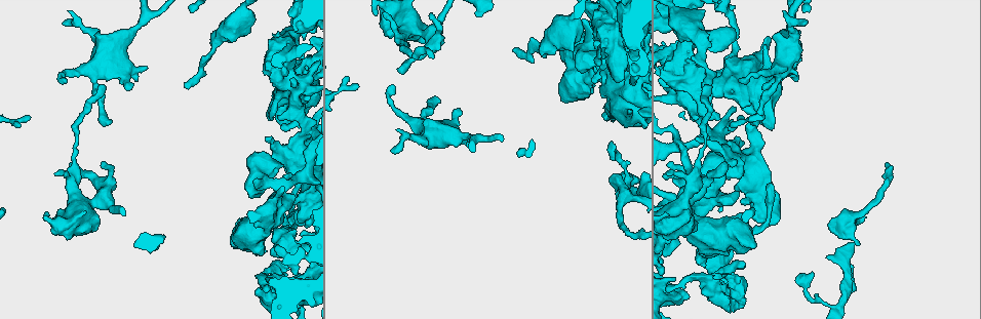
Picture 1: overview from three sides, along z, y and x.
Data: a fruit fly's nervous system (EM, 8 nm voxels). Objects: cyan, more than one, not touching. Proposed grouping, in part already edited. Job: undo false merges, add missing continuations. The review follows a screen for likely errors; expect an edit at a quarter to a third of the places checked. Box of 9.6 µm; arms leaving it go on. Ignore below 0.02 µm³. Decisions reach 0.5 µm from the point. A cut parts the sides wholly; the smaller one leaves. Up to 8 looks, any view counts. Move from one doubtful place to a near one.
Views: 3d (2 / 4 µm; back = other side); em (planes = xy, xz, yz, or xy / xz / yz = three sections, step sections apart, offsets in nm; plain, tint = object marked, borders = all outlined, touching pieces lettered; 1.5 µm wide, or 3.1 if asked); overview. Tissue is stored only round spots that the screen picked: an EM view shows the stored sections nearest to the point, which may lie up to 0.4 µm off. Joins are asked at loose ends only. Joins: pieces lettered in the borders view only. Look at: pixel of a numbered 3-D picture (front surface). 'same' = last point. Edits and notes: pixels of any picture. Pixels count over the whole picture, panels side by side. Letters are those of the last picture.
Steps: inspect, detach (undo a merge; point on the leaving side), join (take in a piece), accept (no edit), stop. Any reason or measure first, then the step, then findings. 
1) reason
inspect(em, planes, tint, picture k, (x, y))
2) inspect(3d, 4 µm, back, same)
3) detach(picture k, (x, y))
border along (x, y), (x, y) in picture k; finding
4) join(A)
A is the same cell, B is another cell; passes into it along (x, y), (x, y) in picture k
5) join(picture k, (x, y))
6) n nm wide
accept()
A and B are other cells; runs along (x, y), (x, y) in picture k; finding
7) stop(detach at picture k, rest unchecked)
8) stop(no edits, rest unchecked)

four-way junction
inspect(3d, 4 µm, picture 1, (705, 283))

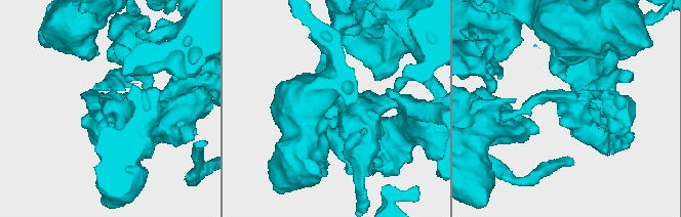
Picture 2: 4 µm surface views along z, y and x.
4 arms
inspect(em, planes, borders, picture 2, (334, 112))

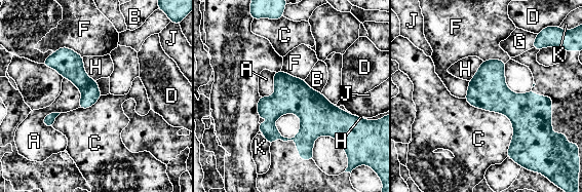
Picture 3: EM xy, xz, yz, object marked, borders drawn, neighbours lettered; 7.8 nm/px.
C touches over 550 nm
accept()
A, B, C, D, F, G, H, J and K are other cells; border along (275, 72), (274, 92), (261, 97) in picture 3; all the same neuron

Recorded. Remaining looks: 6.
branch stops here
inspect(3d, 4 µm, back, picture 1, (763, 44))

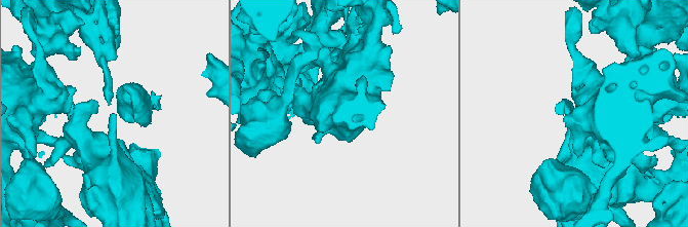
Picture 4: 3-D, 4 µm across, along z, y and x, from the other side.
need the tissue
inspect(em, planes, borders, picture 4, (116, 115))

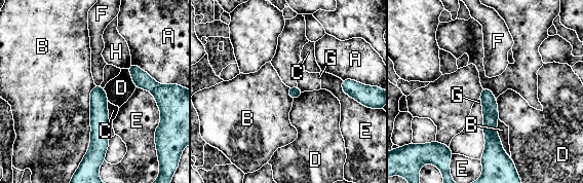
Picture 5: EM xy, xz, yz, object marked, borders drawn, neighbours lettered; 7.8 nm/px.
accept()
A, B, C, D, E, F, G and H are other cells; border along (95, 85), (90, 93), (89, 142) in picture 5; none of them fits

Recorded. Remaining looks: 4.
thin end
inspect(em, planes, borders, picture 1, (712, 86))

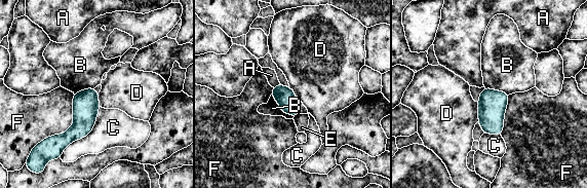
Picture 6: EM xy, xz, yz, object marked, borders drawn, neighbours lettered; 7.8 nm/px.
accept()
A, B, C, D, E and F are other cells; border along (74, 95), (73, 123), (44, 139) in picture 6; no lettered piece goes on from it

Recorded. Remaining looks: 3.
stop(no edits, rest unchecked)

